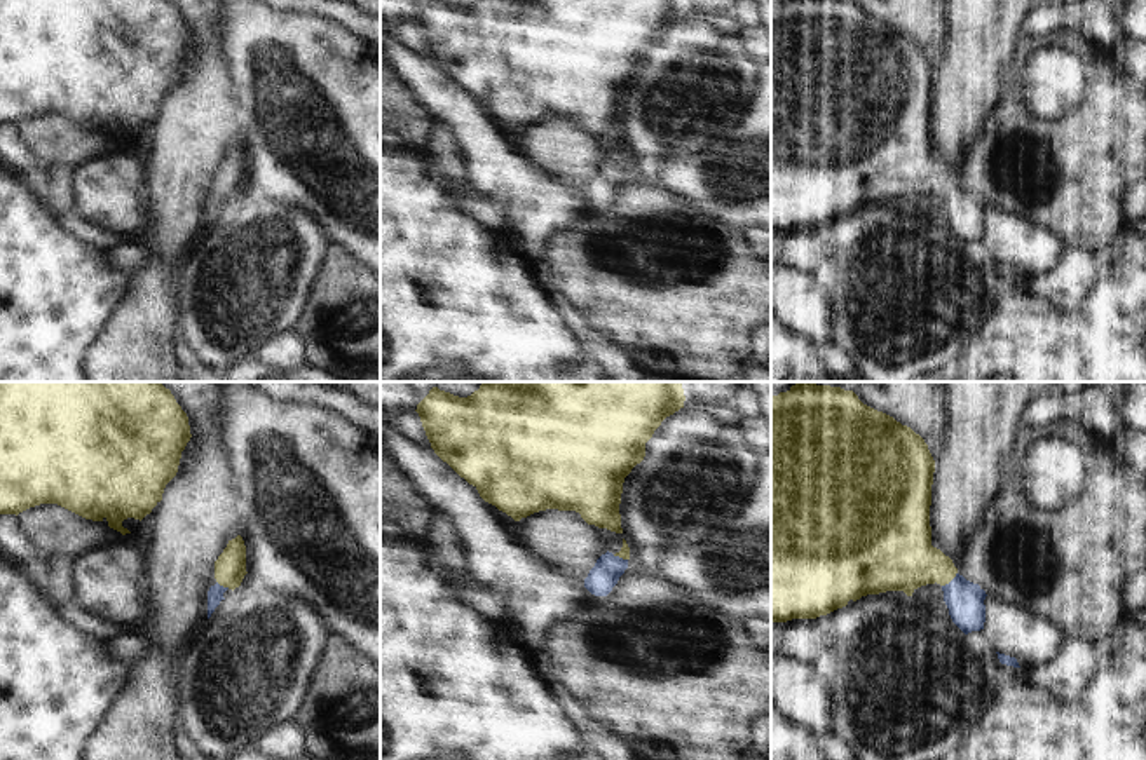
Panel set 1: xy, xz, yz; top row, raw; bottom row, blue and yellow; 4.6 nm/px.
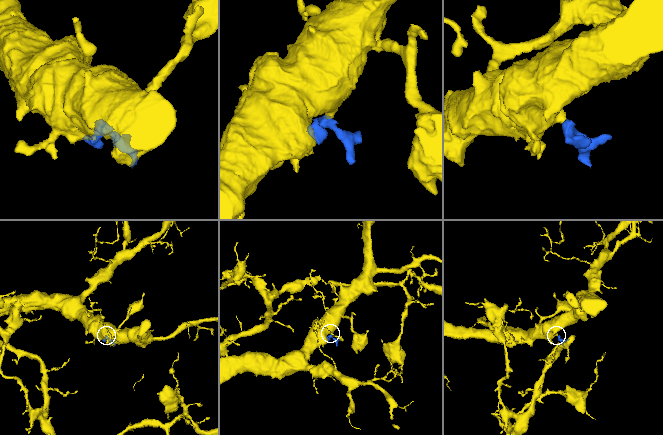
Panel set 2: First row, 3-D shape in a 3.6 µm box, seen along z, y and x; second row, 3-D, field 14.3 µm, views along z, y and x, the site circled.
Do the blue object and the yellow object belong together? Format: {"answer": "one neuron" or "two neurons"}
{"answer": "one neuron"}

